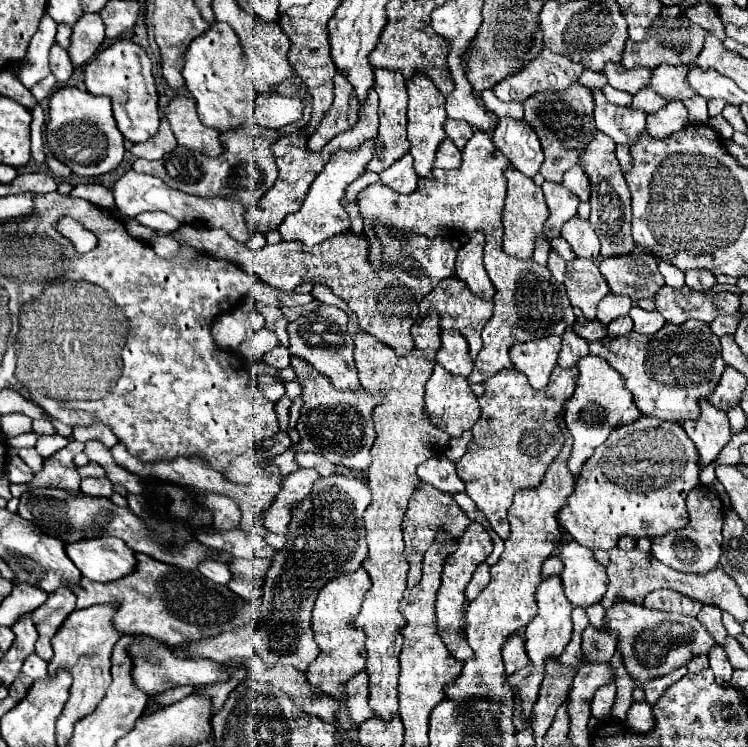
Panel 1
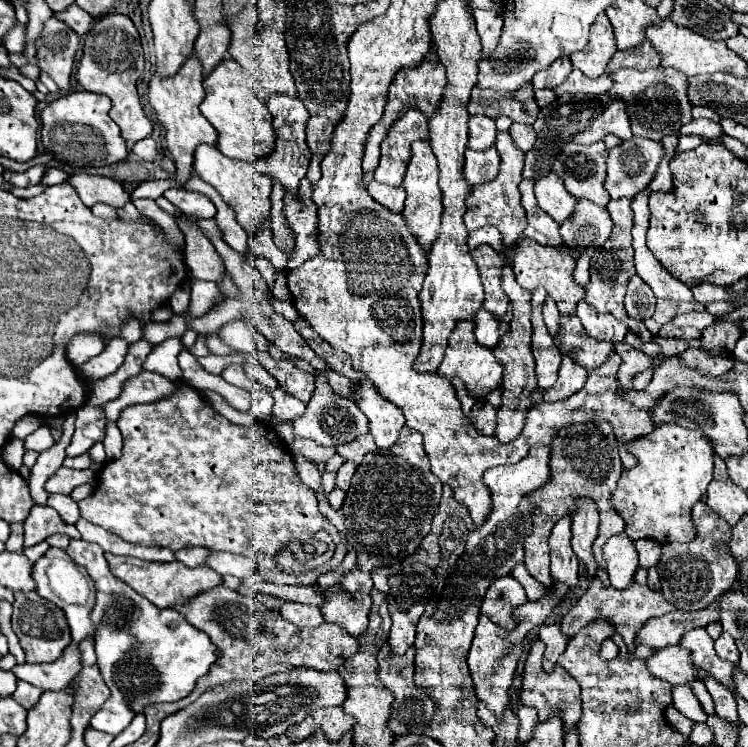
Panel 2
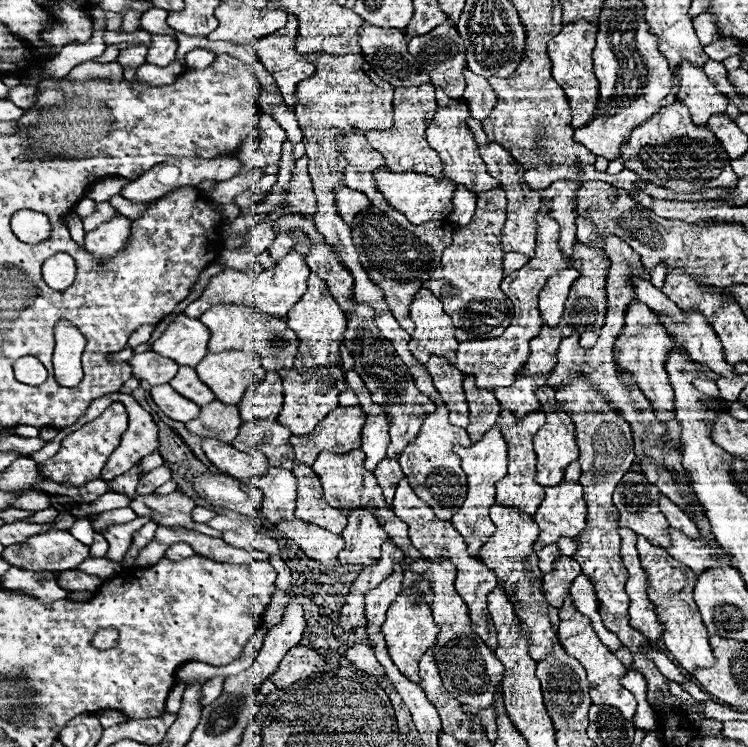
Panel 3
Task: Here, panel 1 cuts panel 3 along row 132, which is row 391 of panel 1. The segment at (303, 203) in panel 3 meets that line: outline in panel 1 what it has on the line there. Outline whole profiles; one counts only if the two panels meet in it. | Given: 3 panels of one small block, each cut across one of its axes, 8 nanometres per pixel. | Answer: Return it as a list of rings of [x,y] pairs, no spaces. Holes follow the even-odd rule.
[[[292,356],[290,366],[296,370],[296,380],[302,386],[296,380],[286,382],[286,394],[290,398],[296,398],[304,390],[304,412],[300,412],[300,420],[296,424],[298,432],[302,434],[300,448],[316,452],[334,464],[366,470],[370,466],[370,448],[376,438],[372,410],[380,402],[380,396],[372,396],[366,390],[338,392],[326,376],[322,376],[306,360],[296,356]]]

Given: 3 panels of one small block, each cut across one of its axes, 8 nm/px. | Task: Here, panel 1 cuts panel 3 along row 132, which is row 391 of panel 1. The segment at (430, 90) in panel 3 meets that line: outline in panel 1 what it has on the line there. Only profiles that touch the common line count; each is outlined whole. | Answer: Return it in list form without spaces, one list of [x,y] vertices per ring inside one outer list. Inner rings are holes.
[[[316,284],[312,288],[312,296],[324,304],[332,304],[342,308],[350,322],[348,332],[354,340],[356,352],[356,368],[360,374],[360,384],[370,394],[382,394],[382,404],[374,408],[374,426],[376,426],[376,440],[370,448],[372,464],[368,466],[368,488],[372,492],[370,508],[366,508],[364,516],[364,528],[366,528],[366,542],[368,542],[368,556],[362,562],[366,572],[372,578],[372,588],[366,594],[366,600],[362,604],[362,612],[356,618],[356,626],[364,630],[366,634],[366,670],[370,676],[370,708],[382,716],[384,720],[390,720],[398,712],[398,656],[402,650],[402,614],[398,612],[398,602],[404,596],[406,590],[406,574],[408,574],[408,562],[404,558],[404,540],[402,540],[402,520],[408,510],[410,496],[418,490],[420,478],[416,474],[416,466],[432,456],[442,456],[446,452],[450,434],[442,432],[440,428],[434,428],[430,424],[430,418],[424,410],[424,386],[430,378],[430,372],[436,364],[436,352],[440,348],[440,316],[438,310],[430,308],[428,316],[422,318],[422,322],[412,326],[412,338],[414,338],[414,350],[406,356],[394,356],[394,350],[390,350],[380,340],[374,340],[368,332],[364,332],[358,326],[358,318],[354,312],[350,312],[348,304],[344,304],[338,296],[332,294],[330,288],[324,284]]]

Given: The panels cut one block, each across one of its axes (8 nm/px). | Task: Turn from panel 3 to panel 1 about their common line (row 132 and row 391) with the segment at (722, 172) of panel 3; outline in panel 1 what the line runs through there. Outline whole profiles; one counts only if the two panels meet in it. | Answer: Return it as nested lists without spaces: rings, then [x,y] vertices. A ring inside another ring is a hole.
[[[688,320],[680,326],[664,324],[652,336],[630,332],[614,338],[610,344],[590,342],[590,352],[606,360],[624,378],[624,386],[634,394],[634,404],[644,416],[672,422],[698,420],[698,400],[714,392],[726,368],[718,336],[700,320]]]

